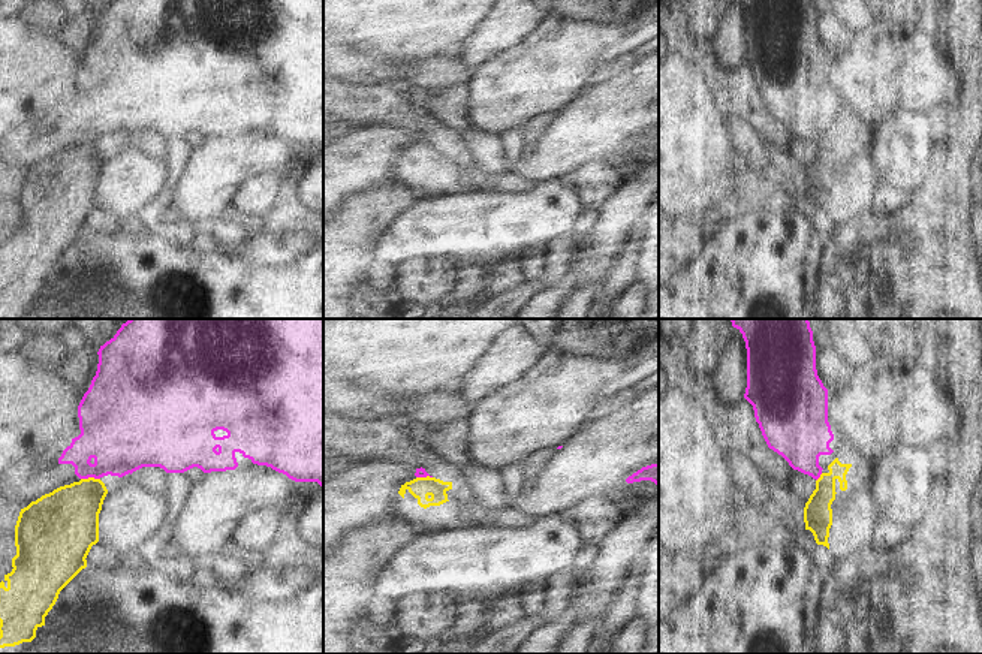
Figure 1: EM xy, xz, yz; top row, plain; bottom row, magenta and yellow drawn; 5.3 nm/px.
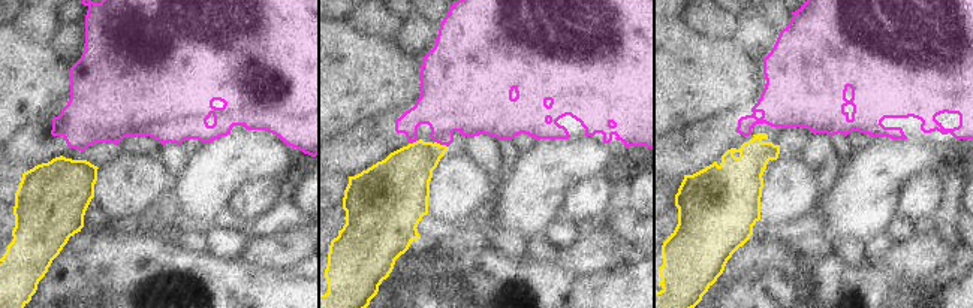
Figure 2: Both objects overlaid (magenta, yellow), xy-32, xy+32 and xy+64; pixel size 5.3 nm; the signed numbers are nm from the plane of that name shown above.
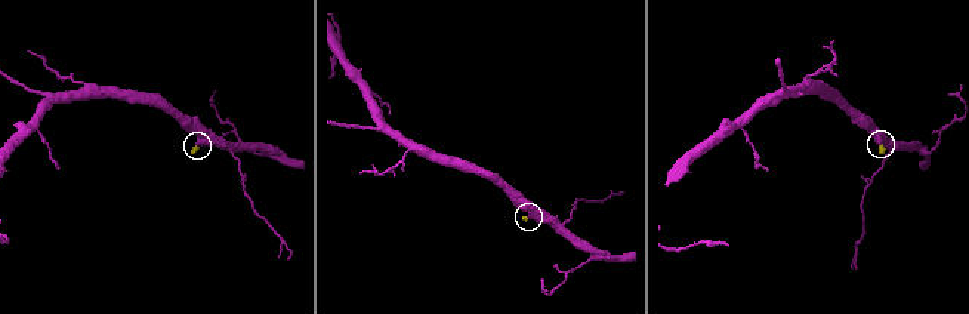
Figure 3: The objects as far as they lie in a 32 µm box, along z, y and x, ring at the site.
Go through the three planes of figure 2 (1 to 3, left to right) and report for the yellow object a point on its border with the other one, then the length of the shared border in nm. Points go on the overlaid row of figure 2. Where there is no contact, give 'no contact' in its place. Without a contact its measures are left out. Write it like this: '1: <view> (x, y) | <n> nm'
1: no contact
2: xy+32 (440, 144) | 80 nm
3: no contact

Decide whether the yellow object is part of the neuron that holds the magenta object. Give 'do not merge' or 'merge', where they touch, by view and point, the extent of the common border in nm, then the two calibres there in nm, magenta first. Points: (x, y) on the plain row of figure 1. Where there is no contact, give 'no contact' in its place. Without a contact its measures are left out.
do not merge; contact xy (90, 141); length 100 nm; calibres 340 and 320 nm

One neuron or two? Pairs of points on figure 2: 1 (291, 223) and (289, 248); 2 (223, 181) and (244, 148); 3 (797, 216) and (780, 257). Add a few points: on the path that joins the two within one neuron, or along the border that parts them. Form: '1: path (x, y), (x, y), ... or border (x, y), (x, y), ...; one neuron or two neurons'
1: border (303, 228), (294, 232), (256, 238); two neurons
2: path (223, 174), (238, 156); one neuron
3: border (786, 229), (792, 232); two neurons

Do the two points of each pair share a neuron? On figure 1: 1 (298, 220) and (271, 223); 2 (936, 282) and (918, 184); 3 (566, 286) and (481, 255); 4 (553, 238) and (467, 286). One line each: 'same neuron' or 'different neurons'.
1: same neuron
2: different neurons
3: different neurons
4: same neuron

